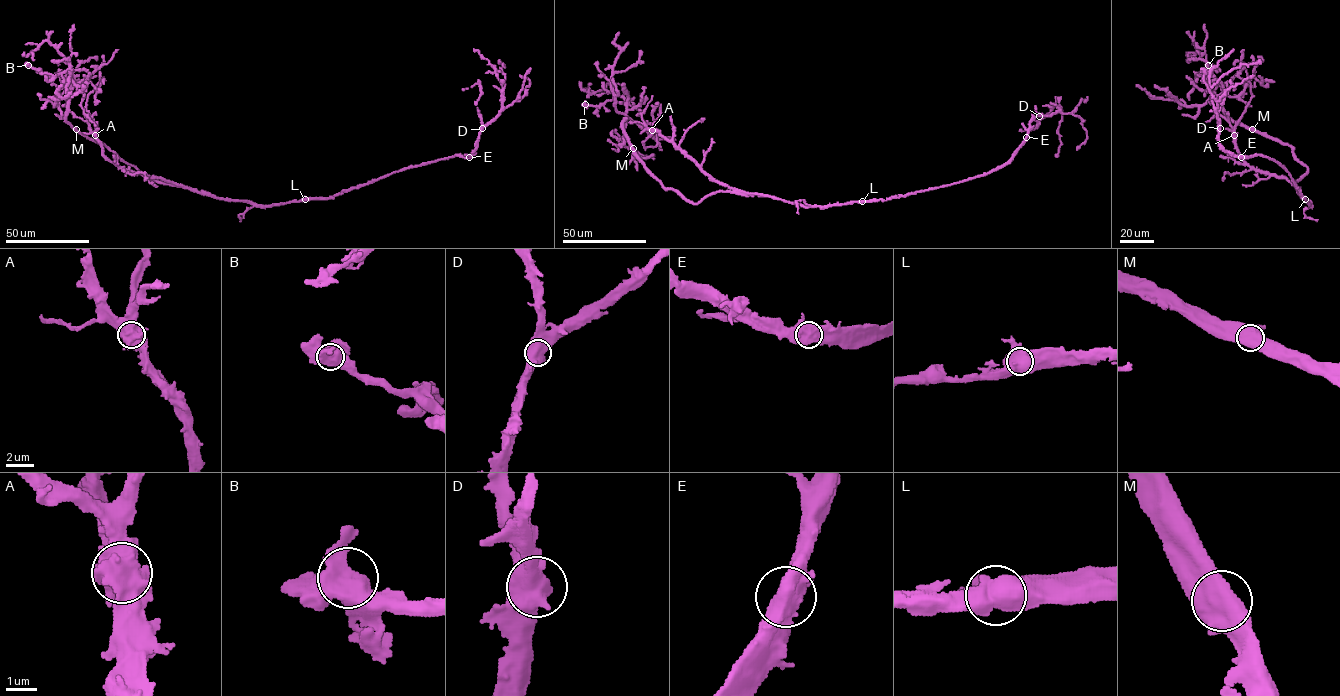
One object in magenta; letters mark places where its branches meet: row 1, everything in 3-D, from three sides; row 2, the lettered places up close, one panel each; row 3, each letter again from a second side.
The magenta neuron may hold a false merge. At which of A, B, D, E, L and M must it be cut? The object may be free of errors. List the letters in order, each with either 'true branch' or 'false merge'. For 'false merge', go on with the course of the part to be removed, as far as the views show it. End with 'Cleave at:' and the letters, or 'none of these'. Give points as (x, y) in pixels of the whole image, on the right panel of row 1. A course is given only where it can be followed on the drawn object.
A: true branch
B: true branch
D: true branch
E: true branch
L: true branch
M: true branch
Cleave at: none of these

